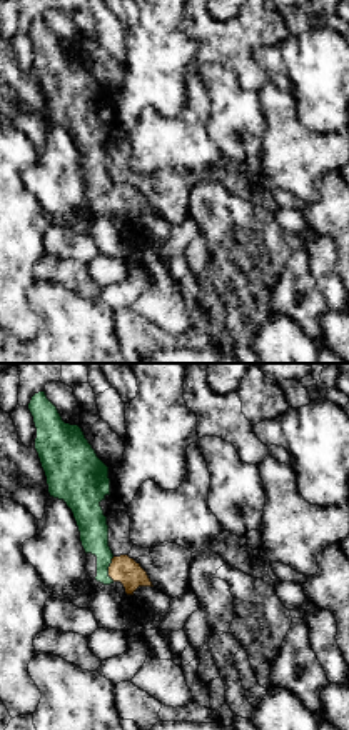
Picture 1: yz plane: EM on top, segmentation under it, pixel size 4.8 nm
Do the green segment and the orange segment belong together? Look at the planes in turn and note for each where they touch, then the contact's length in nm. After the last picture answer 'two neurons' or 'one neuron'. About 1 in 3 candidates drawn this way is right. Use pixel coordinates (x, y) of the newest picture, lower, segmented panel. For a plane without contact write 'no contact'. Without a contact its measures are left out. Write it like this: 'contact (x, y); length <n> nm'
contact (107, 569); length 120 nm

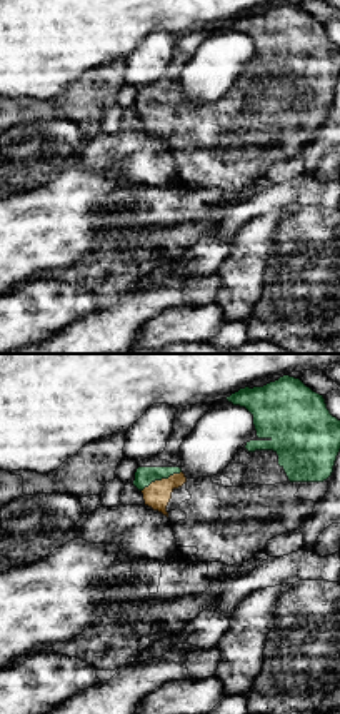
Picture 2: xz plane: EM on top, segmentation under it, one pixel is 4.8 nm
contact (160, 479); length 220 nm

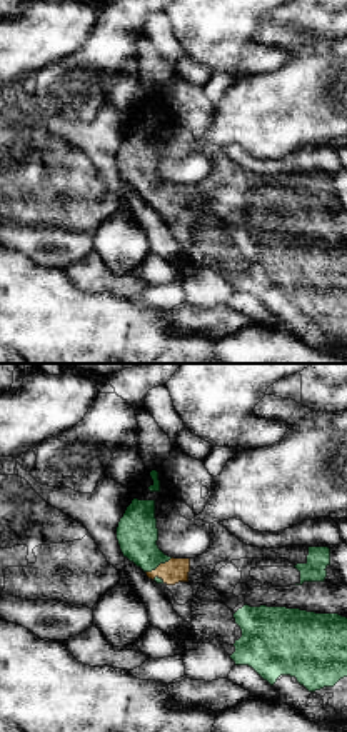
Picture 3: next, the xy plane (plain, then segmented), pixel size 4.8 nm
contact (159, 564); length 150 nm

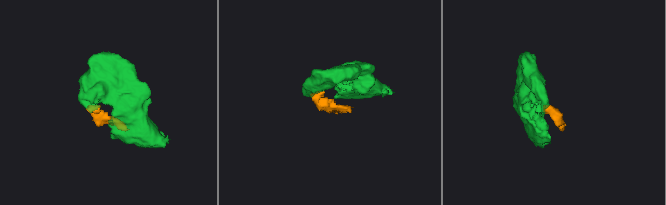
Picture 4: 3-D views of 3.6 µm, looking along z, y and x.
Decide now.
one neuron

